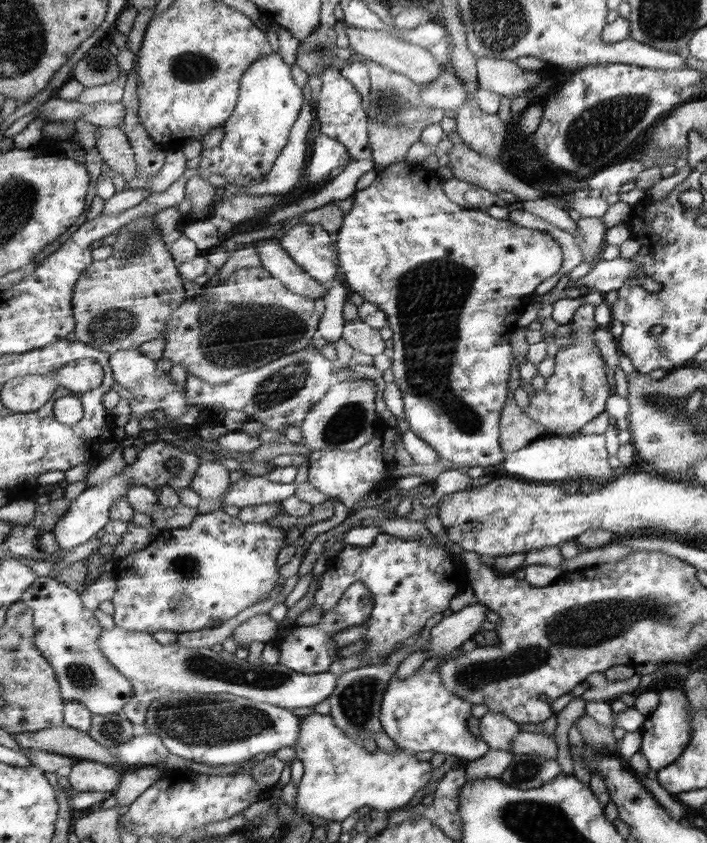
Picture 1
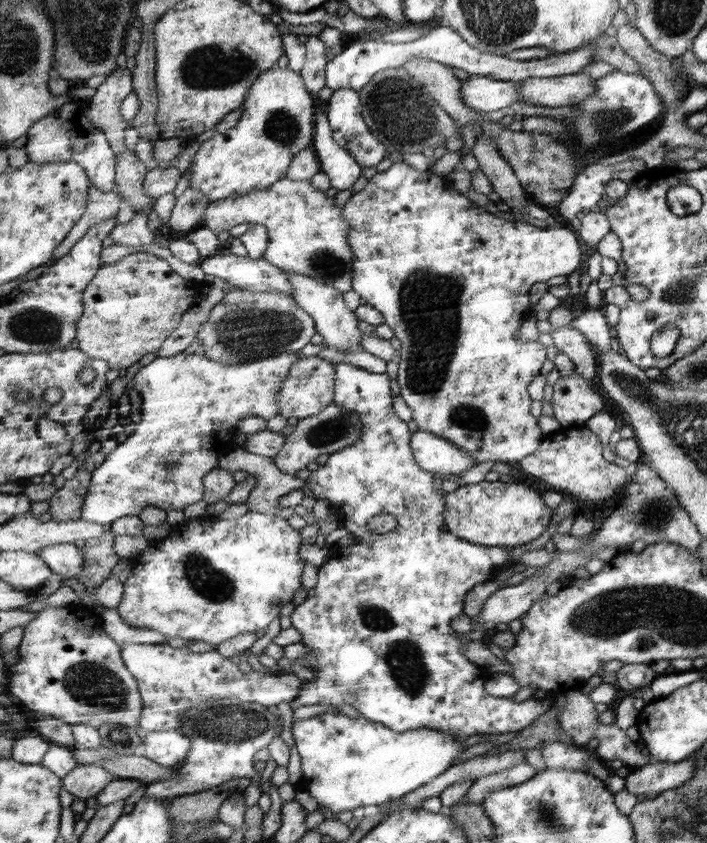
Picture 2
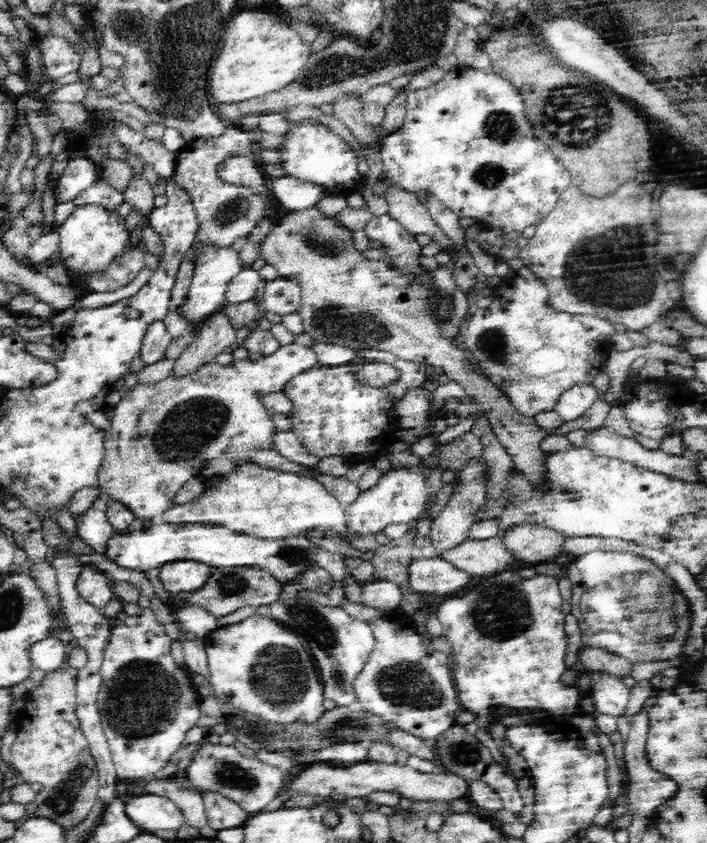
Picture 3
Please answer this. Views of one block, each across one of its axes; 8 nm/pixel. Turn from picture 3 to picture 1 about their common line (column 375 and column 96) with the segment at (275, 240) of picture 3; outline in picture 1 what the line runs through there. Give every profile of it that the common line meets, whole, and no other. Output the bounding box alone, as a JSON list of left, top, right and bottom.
[73,212,185,355]

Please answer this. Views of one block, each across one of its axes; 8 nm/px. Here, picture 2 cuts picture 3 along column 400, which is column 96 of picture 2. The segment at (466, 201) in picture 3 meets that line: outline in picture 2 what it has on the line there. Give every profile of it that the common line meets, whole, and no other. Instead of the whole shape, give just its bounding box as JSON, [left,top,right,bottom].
[23,99,117,192]

